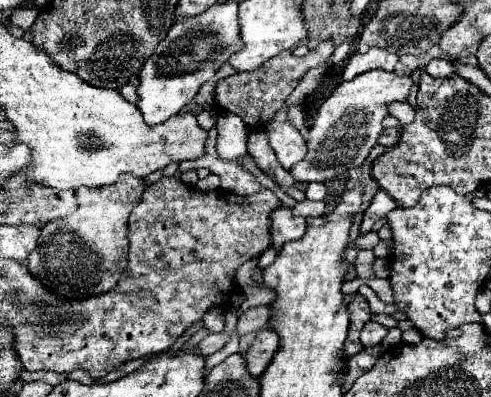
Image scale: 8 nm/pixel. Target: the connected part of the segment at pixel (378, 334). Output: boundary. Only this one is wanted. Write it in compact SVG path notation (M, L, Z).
M371 320L371 322L367 322L367 324L363 326L363 332L361 332L361 344L363 344L365 348L377 346L385 336L387 336L387 328Z

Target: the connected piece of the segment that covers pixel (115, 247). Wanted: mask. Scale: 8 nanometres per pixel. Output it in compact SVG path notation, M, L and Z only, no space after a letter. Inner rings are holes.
M121 176L113 186L75 190L77 210L43 226L37 248L27 258L31 274L61 296L93 296L111 290L127 266L127 220L145 188L145 178Z

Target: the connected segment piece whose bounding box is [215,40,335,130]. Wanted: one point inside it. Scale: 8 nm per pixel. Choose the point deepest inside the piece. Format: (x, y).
(255, 96)

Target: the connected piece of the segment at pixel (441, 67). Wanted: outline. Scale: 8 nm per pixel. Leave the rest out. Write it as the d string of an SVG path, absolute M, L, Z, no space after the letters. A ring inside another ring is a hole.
M431 60L429 66L425 68L433 78L451 78L455 76L455 66L449 60Z

